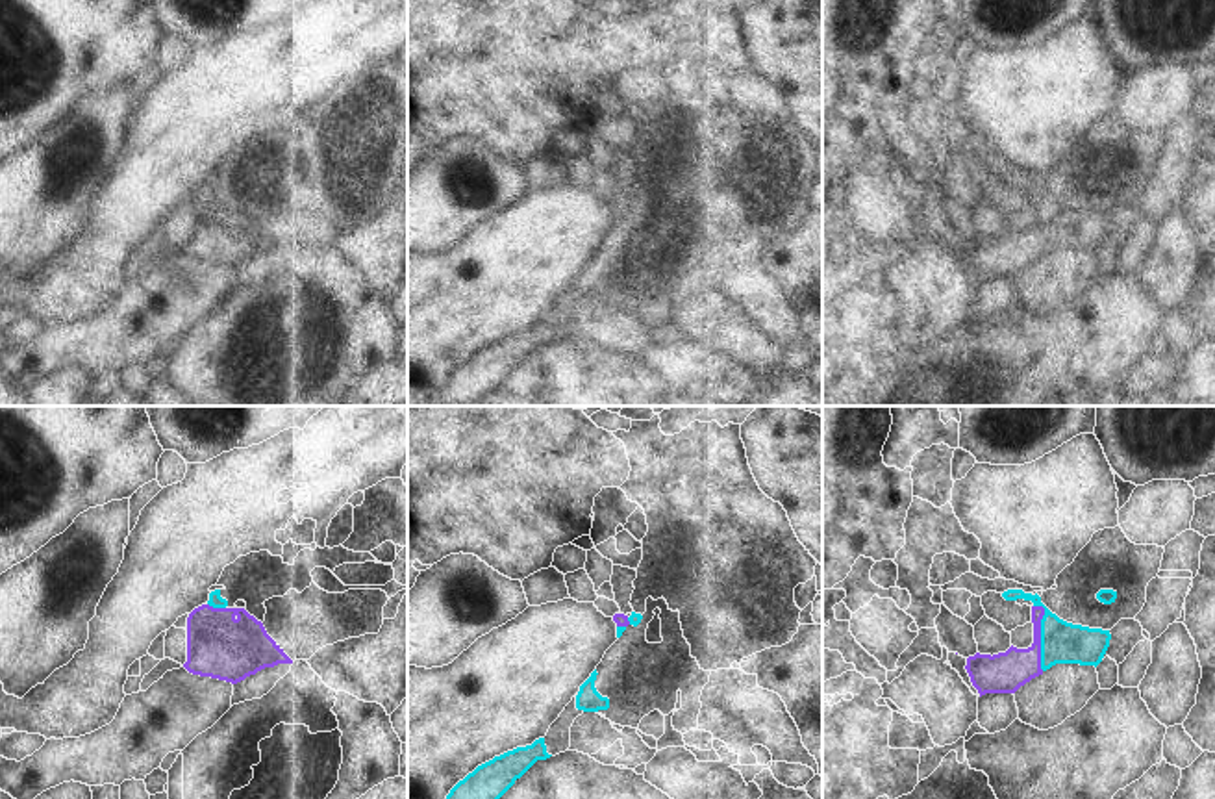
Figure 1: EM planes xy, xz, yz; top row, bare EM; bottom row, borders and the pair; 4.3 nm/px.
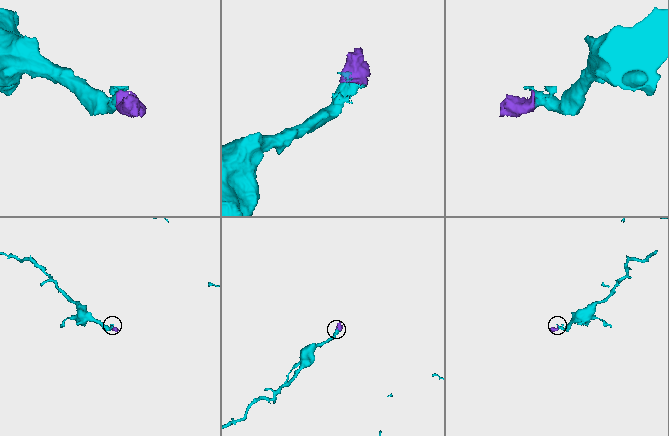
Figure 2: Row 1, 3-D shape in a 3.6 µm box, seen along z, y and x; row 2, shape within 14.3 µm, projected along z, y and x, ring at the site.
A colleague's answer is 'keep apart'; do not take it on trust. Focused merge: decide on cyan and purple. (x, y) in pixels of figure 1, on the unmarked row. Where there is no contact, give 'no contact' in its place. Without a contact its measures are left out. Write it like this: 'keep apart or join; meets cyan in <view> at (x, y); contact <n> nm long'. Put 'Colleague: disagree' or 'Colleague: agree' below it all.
join; meets cyan in yz at (1041, 219); contact 300 nm long
Colleague: disagree

